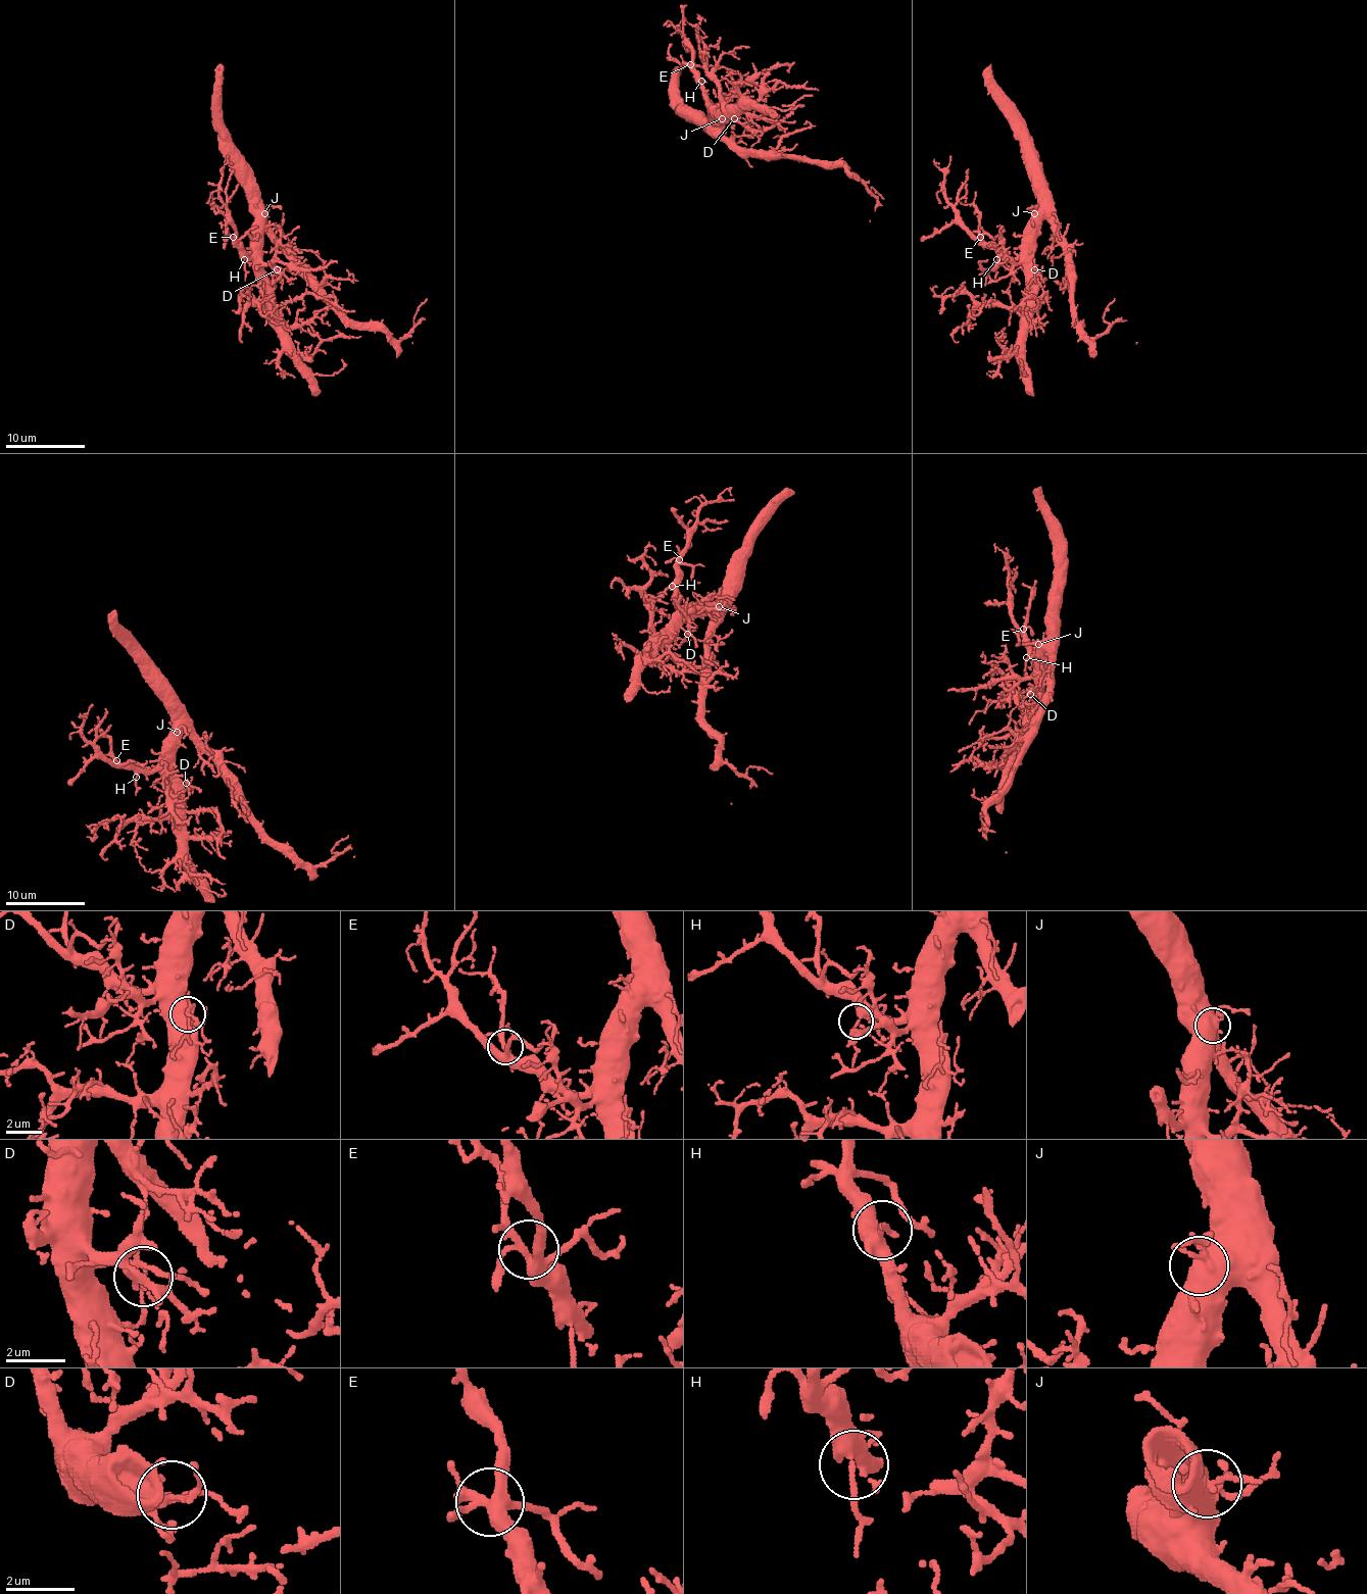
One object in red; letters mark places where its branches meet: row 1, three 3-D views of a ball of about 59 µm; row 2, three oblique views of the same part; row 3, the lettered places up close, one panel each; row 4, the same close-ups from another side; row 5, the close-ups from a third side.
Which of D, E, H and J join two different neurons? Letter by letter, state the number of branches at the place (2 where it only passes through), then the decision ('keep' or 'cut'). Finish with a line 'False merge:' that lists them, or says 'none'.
D: 4 branches meet; keep
E: 6 branches meet; keep
H: 3 branches meet; keep
J: 4 branches meet; keep
False merge: none

